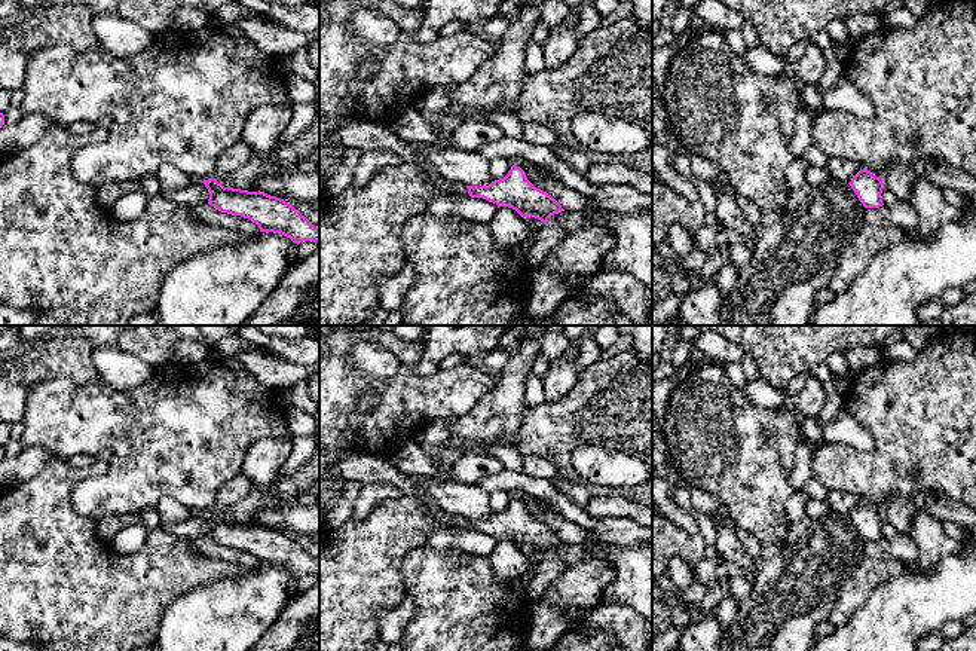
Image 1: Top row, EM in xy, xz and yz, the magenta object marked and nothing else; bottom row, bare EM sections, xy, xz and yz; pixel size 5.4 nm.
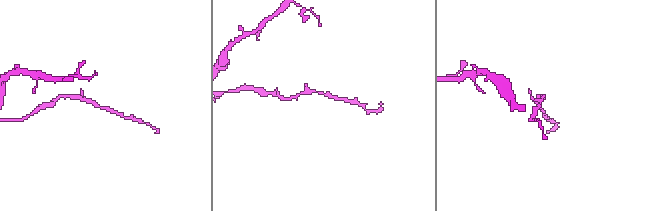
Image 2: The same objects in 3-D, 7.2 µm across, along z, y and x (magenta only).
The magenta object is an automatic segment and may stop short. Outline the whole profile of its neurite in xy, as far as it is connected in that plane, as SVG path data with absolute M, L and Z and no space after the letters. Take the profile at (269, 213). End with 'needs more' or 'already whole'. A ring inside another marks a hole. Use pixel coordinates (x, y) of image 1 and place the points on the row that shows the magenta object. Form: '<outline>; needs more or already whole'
M215 178L202 181L209 192L208 204L221 213L251 220L260 232L281 233L294 244L319 242L319 227L313 226L293 205L264 192L224 187Z; already whole

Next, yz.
M860 169L848 183L865 208L882 207L882 178L868 169Z; already whole

